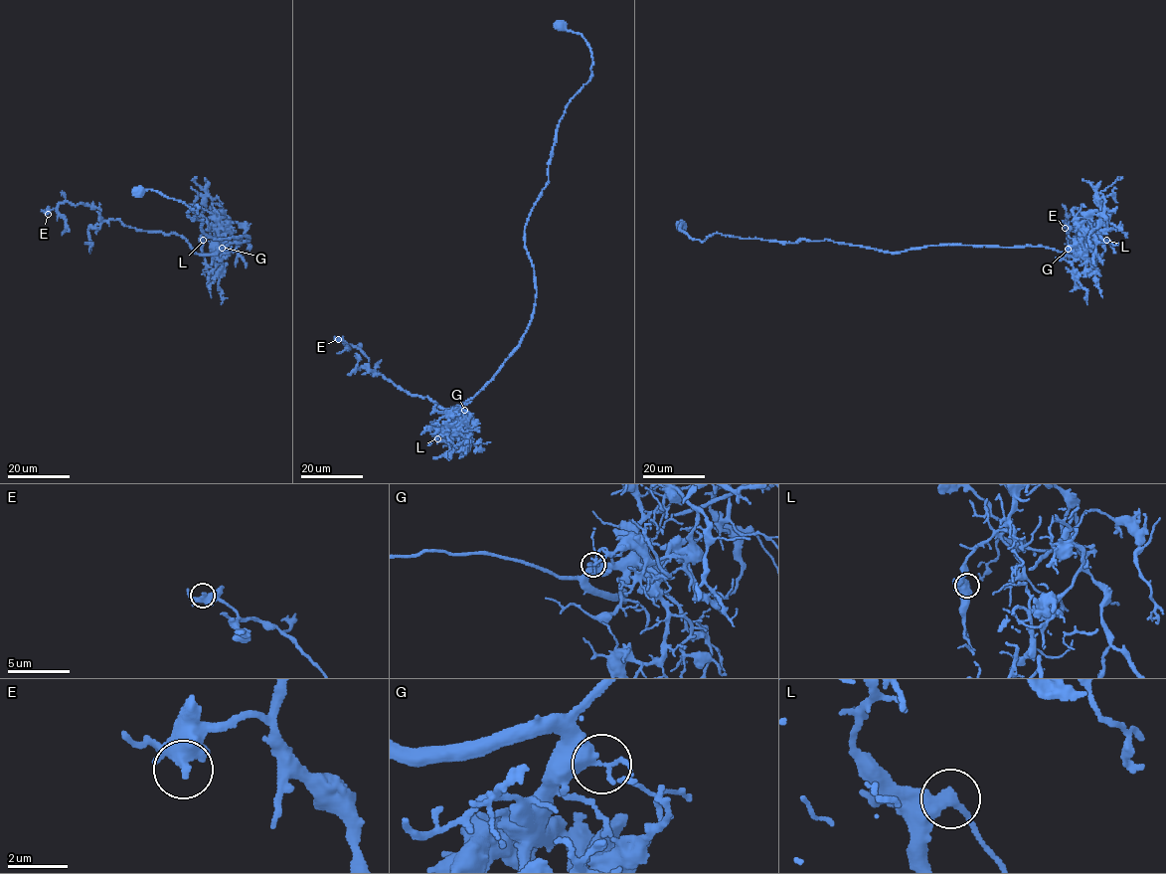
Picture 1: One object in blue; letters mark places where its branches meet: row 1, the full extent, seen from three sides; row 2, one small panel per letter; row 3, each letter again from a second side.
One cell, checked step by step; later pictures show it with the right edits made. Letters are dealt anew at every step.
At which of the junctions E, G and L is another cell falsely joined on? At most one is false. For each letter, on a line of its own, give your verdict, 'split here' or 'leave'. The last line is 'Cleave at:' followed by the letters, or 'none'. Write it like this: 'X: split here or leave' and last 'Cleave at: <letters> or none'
E: leave
G: split here
L: leave
Cleave at: G

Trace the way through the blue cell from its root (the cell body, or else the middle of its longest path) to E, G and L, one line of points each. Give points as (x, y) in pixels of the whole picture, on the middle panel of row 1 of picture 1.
E: (560, 23), (593, 65), (524, 228), (536, 297), (519, 346), (442, 409), (338, 339)
G: (560, 23), (581, 34), (593, 65), (557, 126), (548, 183), (524, 228), (534, 313), (519, 346), (464, 411)
L: (560, 23), (581, 34), (593, 65), (524, 228), (534, 313), (462, 406), (457, 431), (437, 438)

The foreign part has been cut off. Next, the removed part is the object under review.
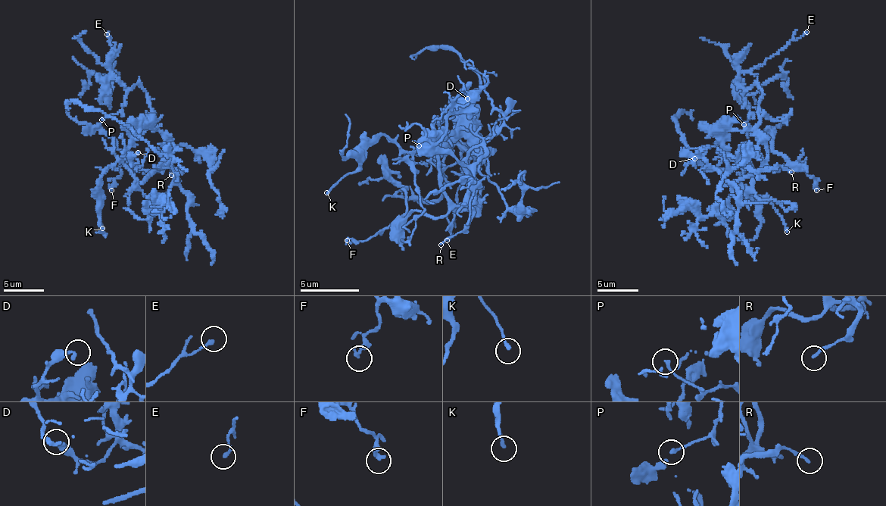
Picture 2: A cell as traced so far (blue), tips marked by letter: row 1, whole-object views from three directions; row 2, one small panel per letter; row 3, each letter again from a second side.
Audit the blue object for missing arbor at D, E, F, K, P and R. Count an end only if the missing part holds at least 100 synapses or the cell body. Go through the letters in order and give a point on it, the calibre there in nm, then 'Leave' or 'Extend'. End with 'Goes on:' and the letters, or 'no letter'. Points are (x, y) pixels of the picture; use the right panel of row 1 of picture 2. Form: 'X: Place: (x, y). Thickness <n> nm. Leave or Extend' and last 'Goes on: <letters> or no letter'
D: Place: (694, 158). Thickness 280 nm. Leave
E: Place: (806, 32). Thickness 190 nm. Leave
F: Place: (816, 190). Thickness 240 nm. Leave
K: Place: (787, 232). Thickness 180 nm. Leave
P: Place: (744, 124). Thickness 150 nm. Leave
R: Place: (791, 172). Thickness 180 nm. Leave
Goes on: no letter

